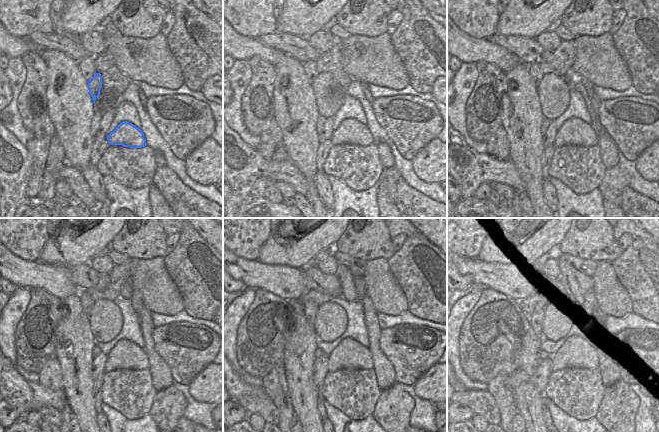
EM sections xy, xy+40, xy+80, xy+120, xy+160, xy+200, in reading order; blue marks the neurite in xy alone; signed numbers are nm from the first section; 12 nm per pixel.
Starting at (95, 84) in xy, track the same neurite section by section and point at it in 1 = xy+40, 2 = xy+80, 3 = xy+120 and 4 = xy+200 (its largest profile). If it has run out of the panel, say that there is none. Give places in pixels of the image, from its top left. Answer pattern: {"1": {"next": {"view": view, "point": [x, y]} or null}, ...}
{"1": {"next": {"view": "xy+40", "point": [328, 104]}}, "2": {"next": {"view": "xy+80", "point": [554, 93]}}, "3": {"next": {"view": "xy+120", "point": [106, 320]}}, "4": {"next": {"view": "xy+200", "point": [557, 320]}}}

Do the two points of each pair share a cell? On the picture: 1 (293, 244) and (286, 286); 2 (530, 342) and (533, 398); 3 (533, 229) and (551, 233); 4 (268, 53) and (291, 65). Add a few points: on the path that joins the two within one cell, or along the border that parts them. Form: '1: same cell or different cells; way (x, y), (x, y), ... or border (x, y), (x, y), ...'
1: different cells; border (266, 263), (302, 268)
2: same cell; way (527, 356), (525, 384)
3: same cell; way (537, 229), (547, 229)
4: different cells; border (285, 54), (273, 65)

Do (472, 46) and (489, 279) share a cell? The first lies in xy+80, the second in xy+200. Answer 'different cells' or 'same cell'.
same cell

